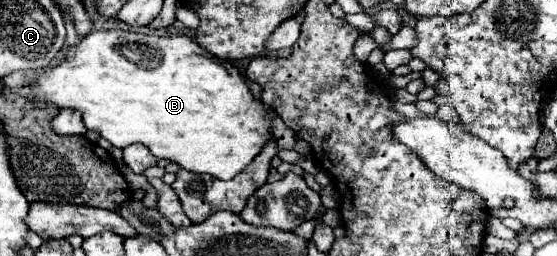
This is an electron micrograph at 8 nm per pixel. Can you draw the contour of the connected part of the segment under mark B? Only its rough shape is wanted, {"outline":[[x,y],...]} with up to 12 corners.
{"outline":[[93,31],[37,101],[233,179],[271,105],[187,35]]}

